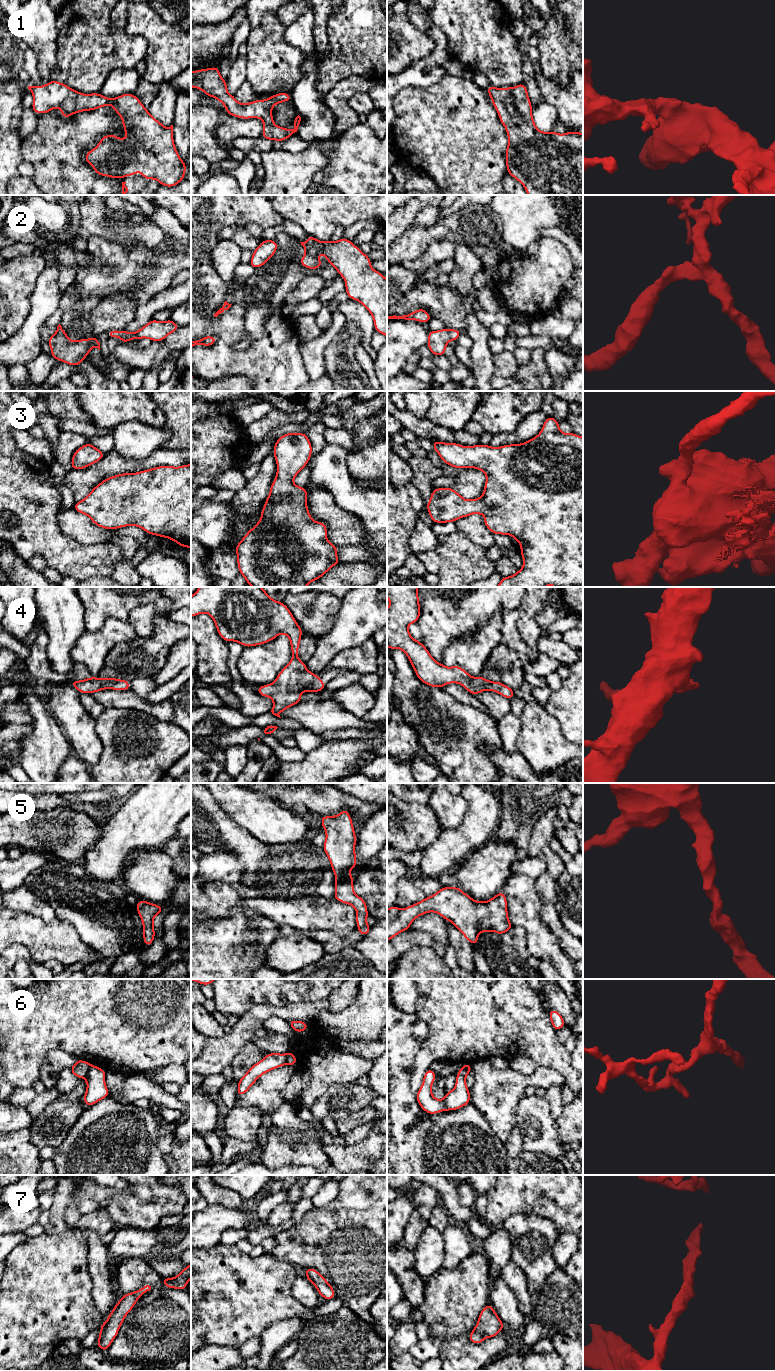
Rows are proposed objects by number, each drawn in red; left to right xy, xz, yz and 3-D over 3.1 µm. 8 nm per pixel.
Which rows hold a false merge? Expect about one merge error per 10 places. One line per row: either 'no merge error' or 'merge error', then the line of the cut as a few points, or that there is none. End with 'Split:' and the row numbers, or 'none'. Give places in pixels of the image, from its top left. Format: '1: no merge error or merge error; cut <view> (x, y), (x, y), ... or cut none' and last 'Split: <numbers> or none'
1: no merge error; cut none
2: no merge error; cut none
3: no merge error; cut none
4: no merge error; cut none
5: no merge error; cut none
6: merge error; cut xy (91, 1065), (84, 1077)
7: no merge error; cut none
Split: 6

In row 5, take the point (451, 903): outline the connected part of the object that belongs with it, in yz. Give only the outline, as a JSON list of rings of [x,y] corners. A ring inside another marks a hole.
[[[442,887],[432,896],[425,897],[422,901],[404,909],[399,909],[395,905],[387,909],[387,941],[410,929],[411,923],[417,917],[429,912],[435,912],[446,921],[450,921],[474,946],[482,932],[494,931],[501,936],[514,927],[509,921],[507,900],[502,890],[488,901],[475,901],[459,887]]]

